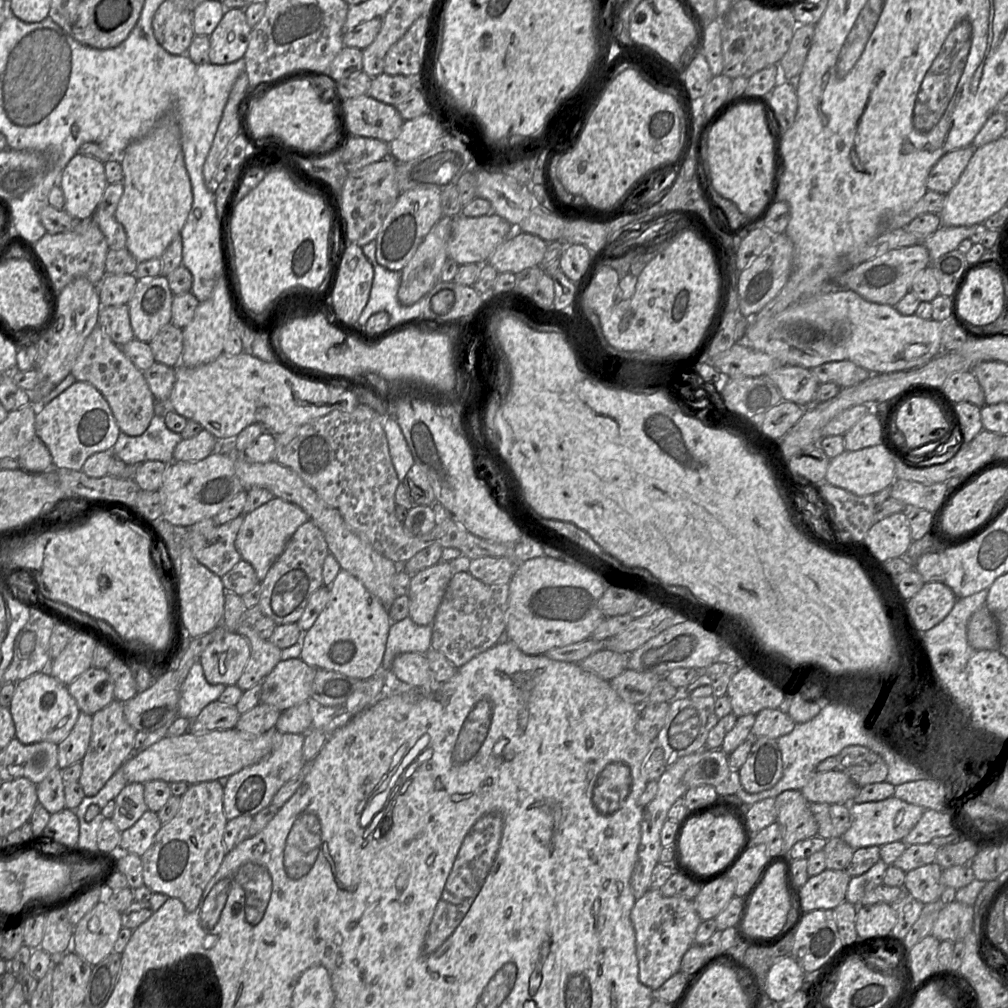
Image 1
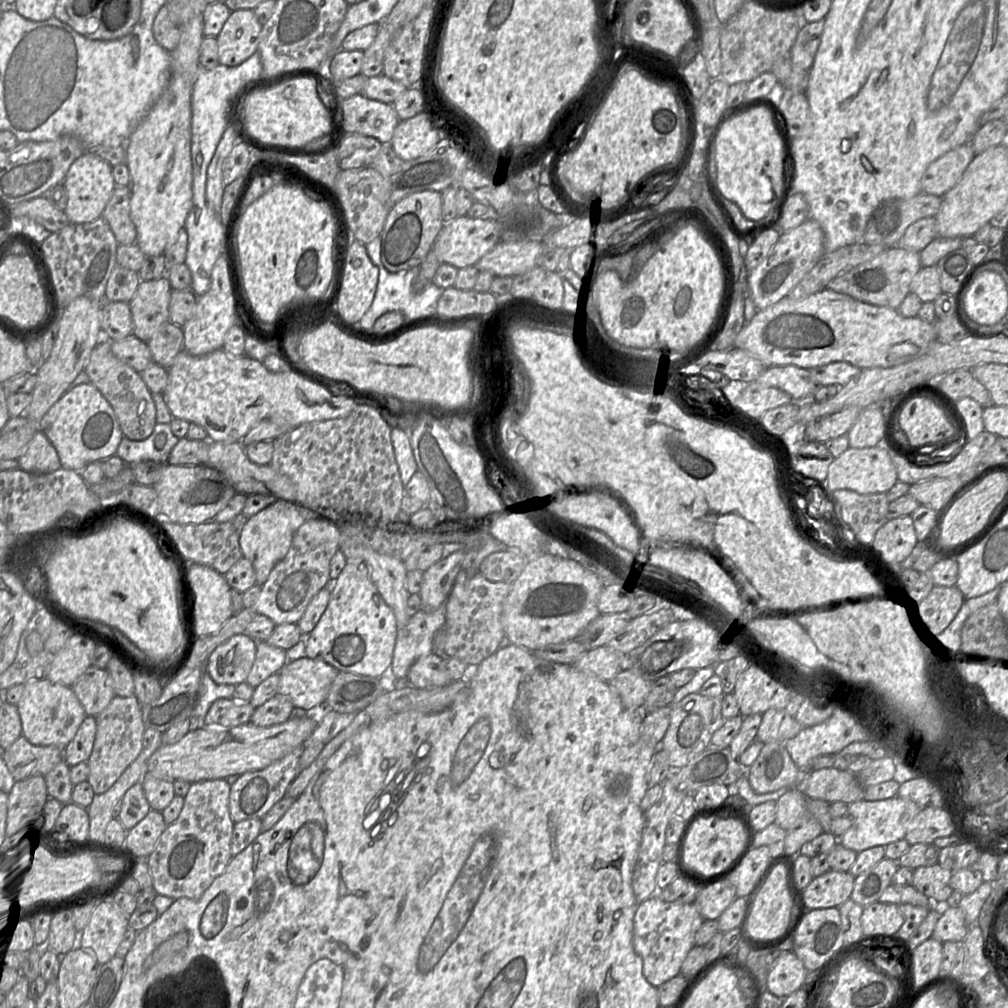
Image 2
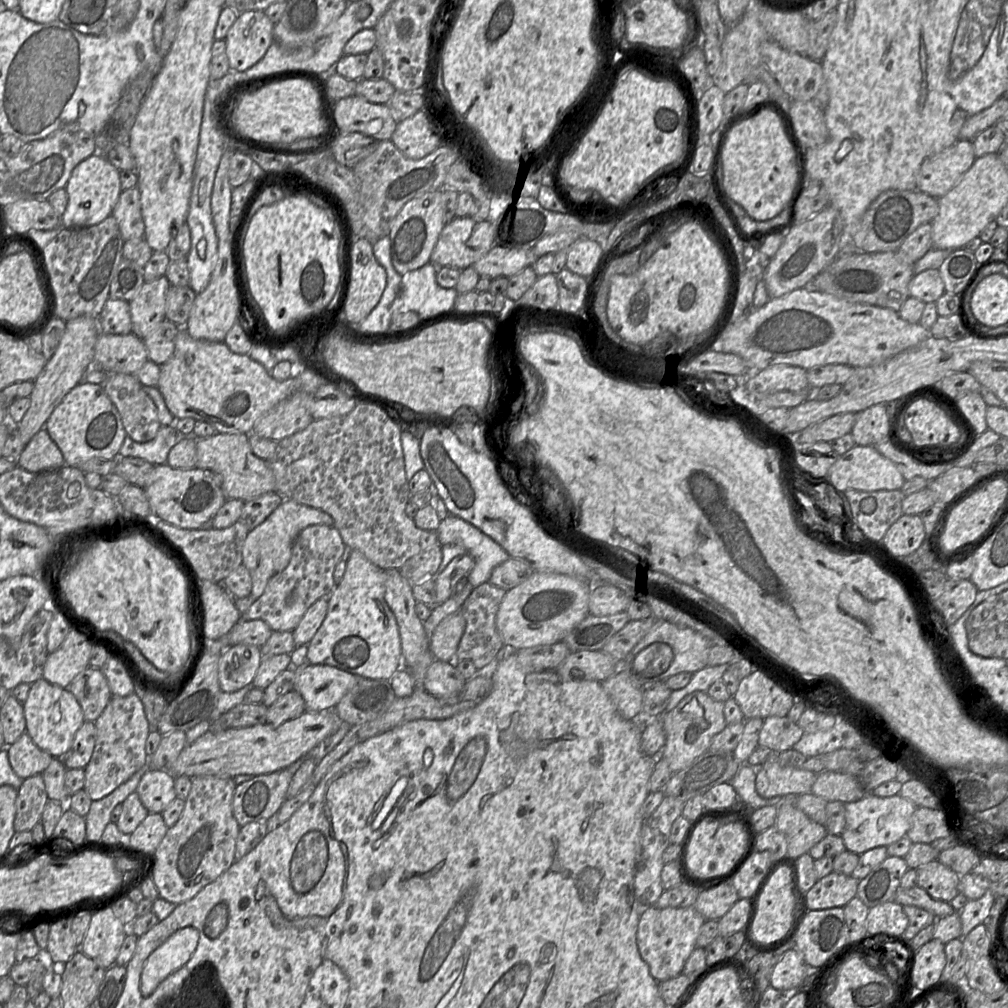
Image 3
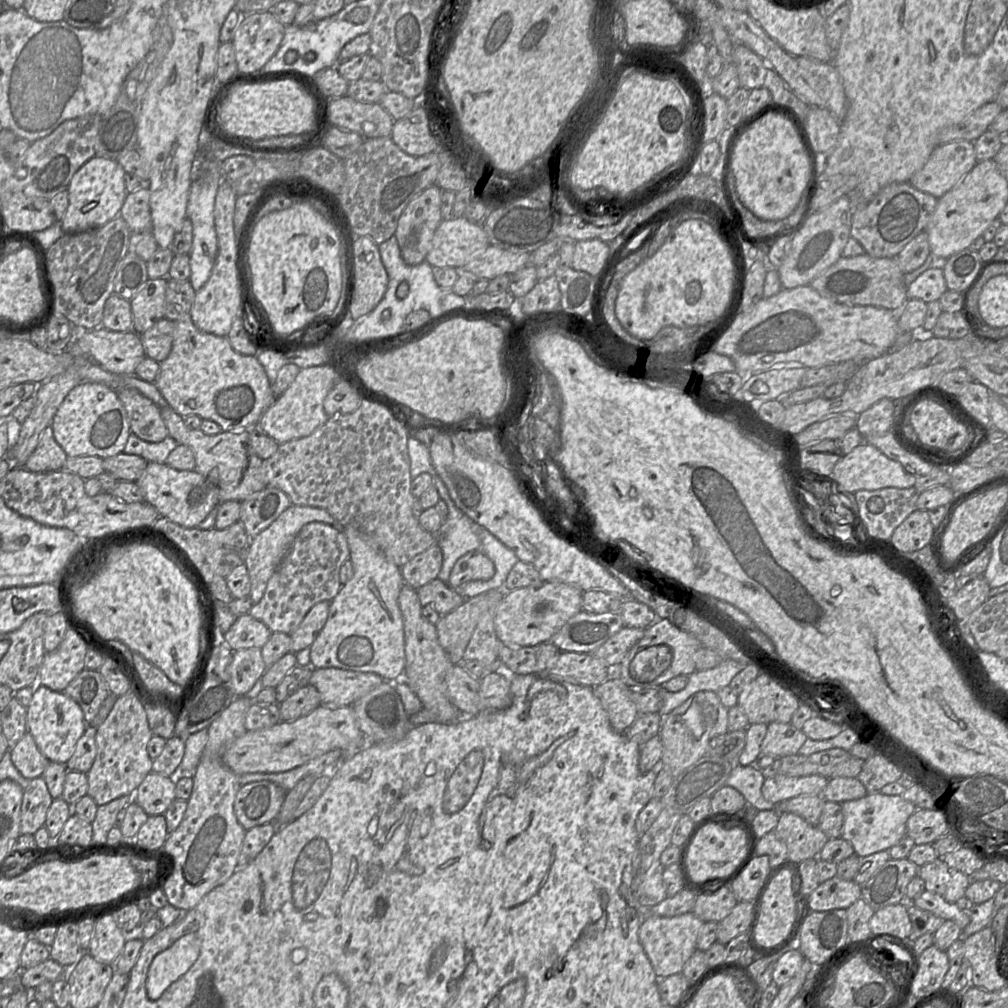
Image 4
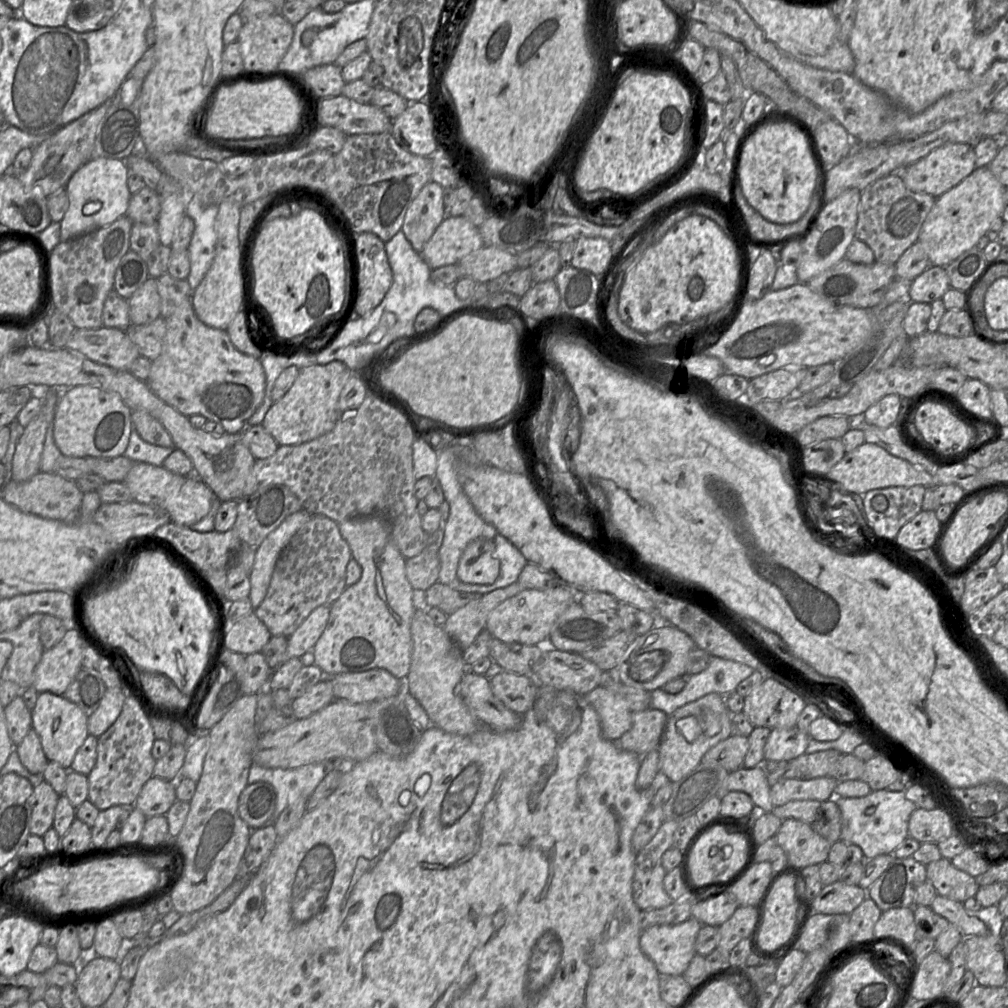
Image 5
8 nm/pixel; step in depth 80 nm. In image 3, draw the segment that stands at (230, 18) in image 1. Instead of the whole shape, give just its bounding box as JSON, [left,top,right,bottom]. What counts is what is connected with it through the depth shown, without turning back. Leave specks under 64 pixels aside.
[224,11,274,71]

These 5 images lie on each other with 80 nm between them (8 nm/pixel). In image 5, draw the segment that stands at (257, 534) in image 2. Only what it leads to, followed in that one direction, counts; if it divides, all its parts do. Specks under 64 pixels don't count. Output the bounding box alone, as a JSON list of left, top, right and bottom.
[249,509,312,609]

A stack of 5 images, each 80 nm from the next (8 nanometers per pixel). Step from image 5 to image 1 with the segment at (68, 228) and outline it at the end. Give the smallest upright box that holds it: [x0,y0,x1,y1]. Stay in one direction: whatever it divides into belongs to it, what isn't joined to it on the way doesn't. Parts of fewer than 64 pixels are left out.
[58,153,109,218]

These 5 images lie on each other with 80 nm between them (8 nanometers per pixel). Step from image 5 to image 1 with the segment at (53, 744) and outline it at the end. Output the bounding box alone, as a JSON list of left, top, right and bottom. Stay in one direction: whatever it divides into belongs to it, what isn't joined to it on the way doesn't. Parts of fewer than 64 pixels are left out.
[8,671,80,745]

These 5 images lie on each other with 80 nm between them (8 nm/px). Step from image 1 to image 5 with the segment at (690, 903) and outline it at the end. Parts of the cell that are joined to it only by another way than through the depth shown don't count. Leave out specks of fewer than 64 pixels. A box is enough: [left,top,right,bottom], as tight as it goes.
[640,918,702,976]

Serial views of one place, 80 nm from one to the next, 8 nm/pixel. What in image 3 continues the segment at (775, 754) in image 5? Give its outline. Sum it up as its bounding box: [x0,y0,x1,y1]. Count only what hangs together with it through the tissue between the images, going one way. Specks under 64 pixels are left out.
[758,716,803,752]

